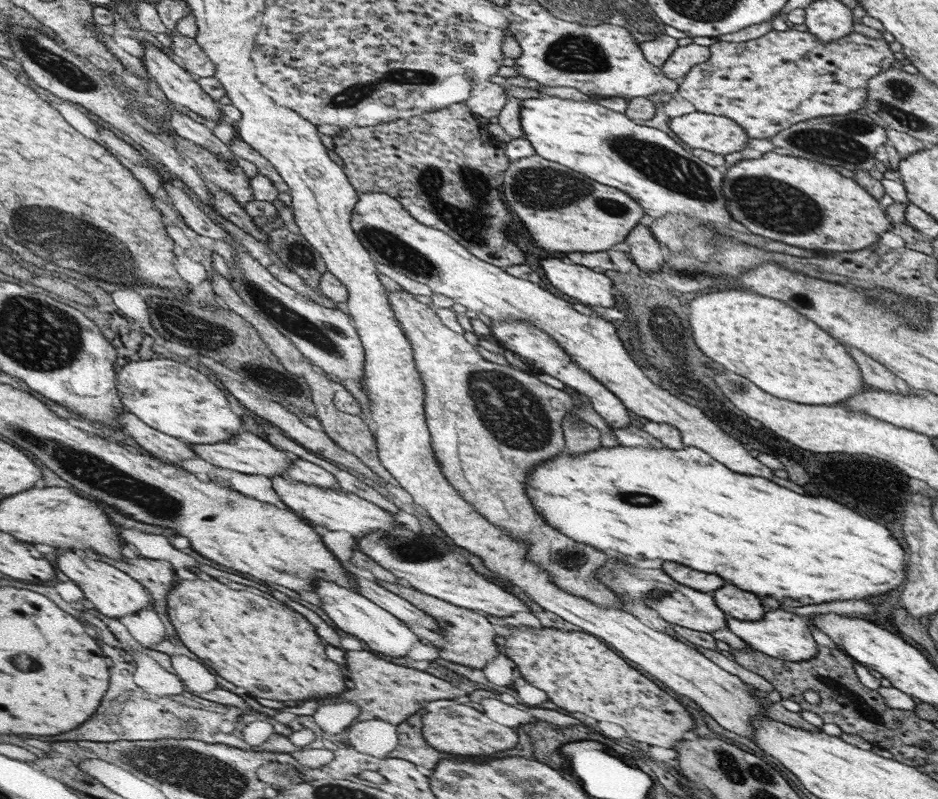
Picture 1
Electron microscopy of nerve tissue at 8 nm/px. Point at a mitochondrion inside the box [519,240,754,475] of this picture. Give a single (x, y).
(693, 272)

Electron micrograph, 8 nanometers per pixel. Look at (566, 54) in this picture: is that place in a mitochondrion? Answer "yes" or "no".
yes

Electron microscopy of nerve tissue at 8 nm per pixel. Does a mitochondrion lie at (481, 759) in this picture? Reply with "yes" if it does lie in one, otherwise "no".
no

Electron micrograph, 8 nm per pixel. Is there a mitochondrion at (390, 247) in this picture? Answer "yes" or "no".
yes

